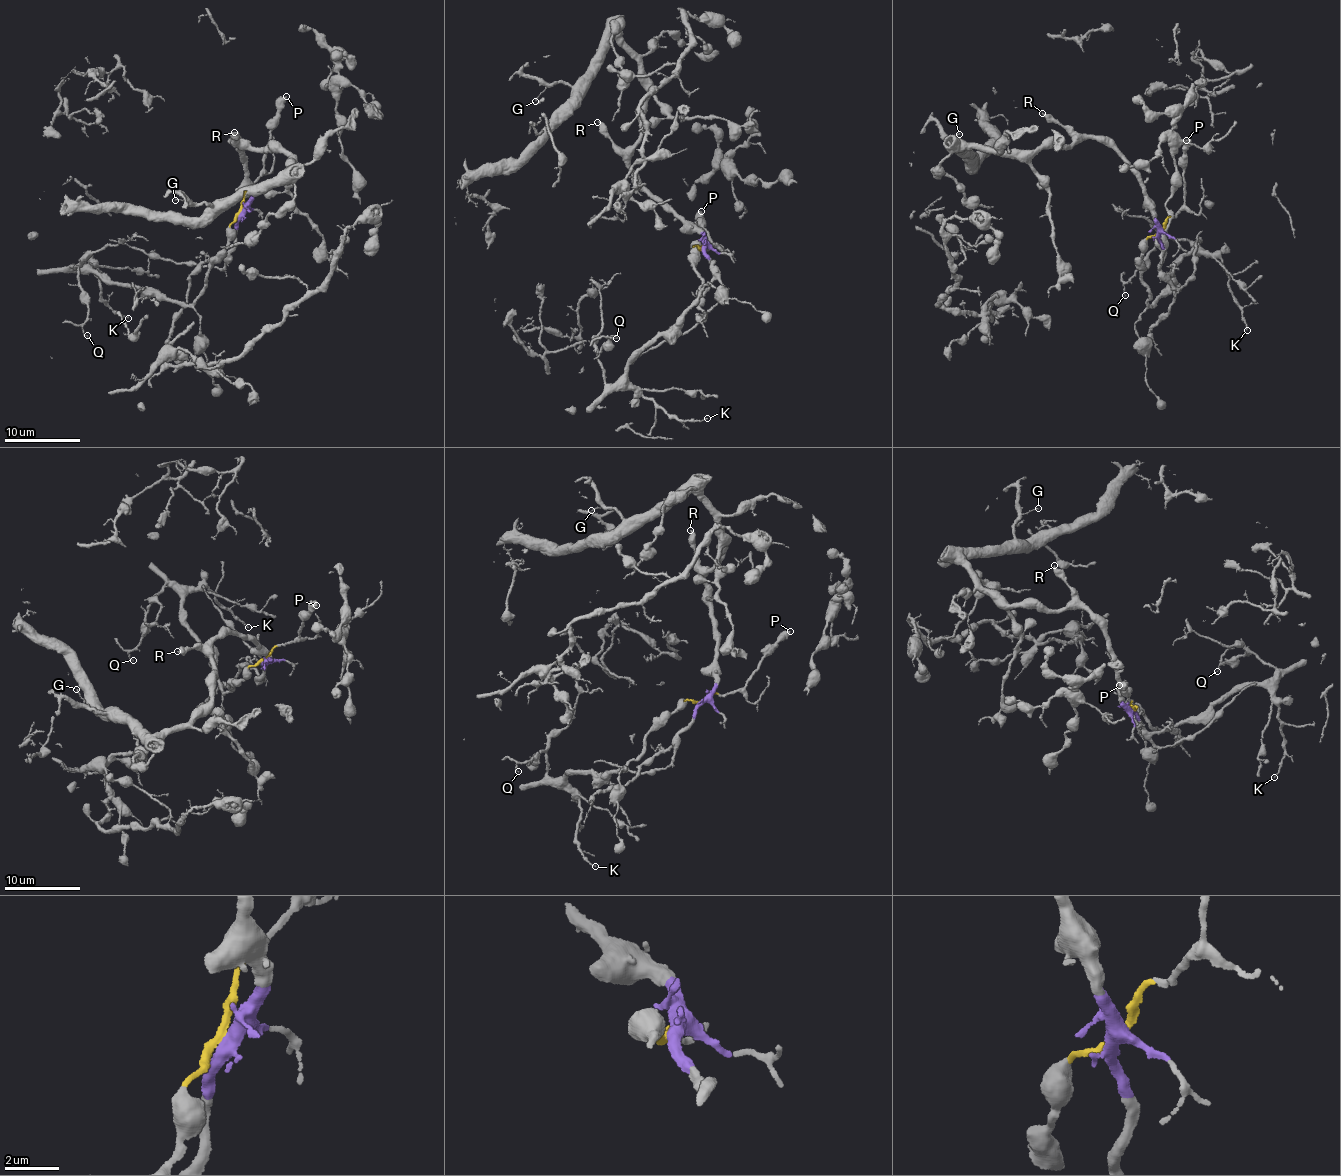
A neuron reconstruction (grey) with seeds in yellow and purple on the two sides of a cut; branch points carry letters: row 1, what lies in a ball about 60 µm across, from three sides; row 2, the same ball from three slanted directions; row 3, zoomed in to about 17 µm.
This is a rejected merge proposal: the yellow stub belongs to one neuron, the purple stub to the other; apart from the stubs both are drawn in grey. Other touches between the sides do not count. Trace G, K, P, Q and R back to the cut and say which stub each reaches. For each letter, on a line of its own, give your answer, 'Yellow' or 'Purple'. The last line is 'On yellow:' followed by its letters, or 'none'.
G: Purple
K: Yellow
P: Yellow
Q: Yellow
R: Purple
On yellow: K, P, Q

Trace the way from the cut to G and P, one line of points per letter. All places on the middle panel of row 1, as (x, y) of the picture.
G: (702, 246), (702, 234), (631, 169), (647, 81), (614, 37), (575, 83), (551, 83), (535, 101)
P: (702, 248), (701, 246), (703, 249), (714, 244), (697, 224), (701, 212)

